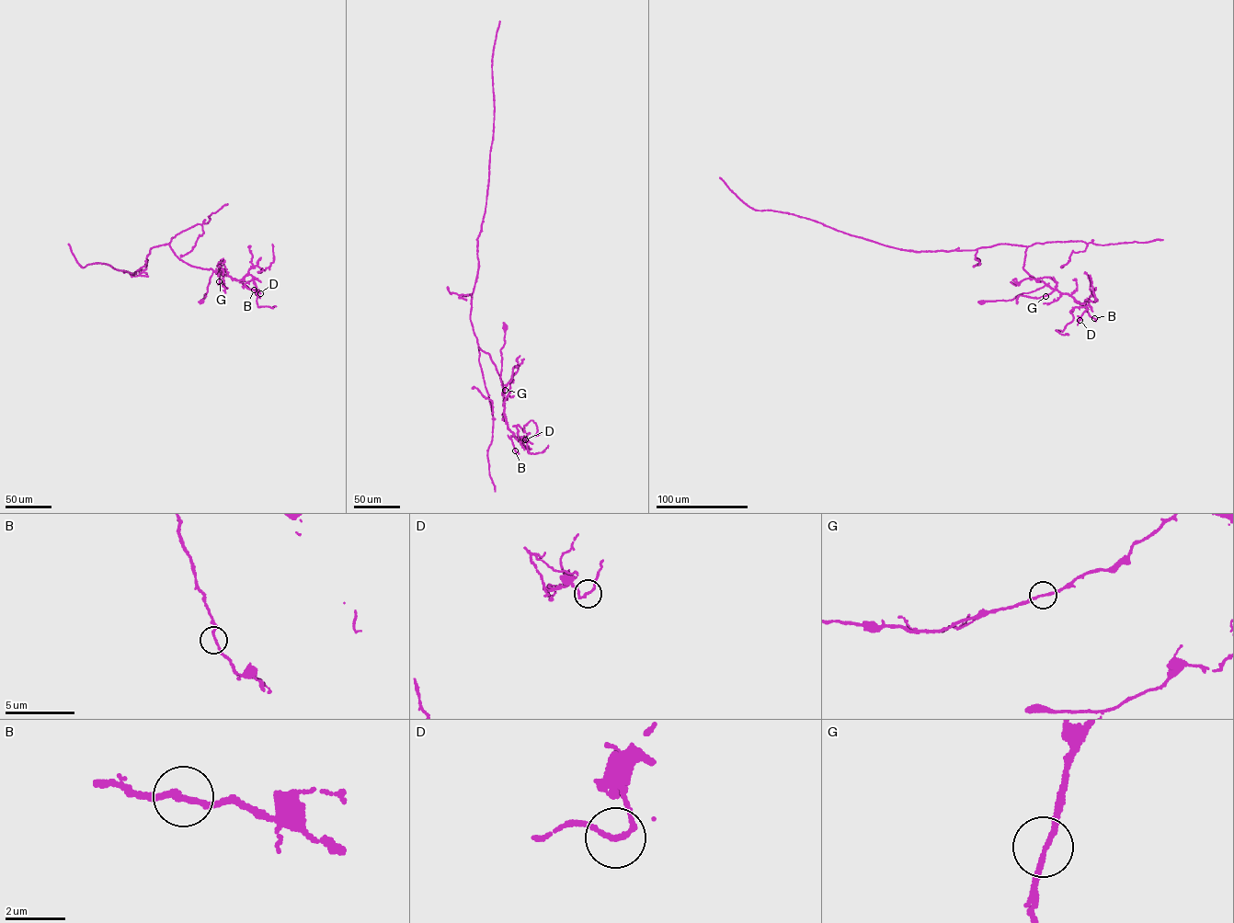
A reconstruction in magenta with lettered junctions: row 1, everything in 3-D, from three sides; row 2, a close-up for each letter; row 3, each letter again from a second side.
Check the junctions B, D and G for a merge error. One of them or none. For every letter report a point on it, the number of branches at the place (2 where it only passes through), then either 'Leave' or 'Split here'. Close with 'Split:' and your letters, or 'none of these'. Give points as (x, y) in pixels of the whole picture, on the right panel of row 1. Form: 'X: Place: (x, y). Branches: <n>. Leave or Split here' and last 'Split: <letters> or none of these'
B: Place: (1094, 318). Branches: 2. Leave
D: Place: (1079, 320). Branches: 2. Leave
G: Place: (1045, 296). Branches: 2. Leave
Split: none of these

